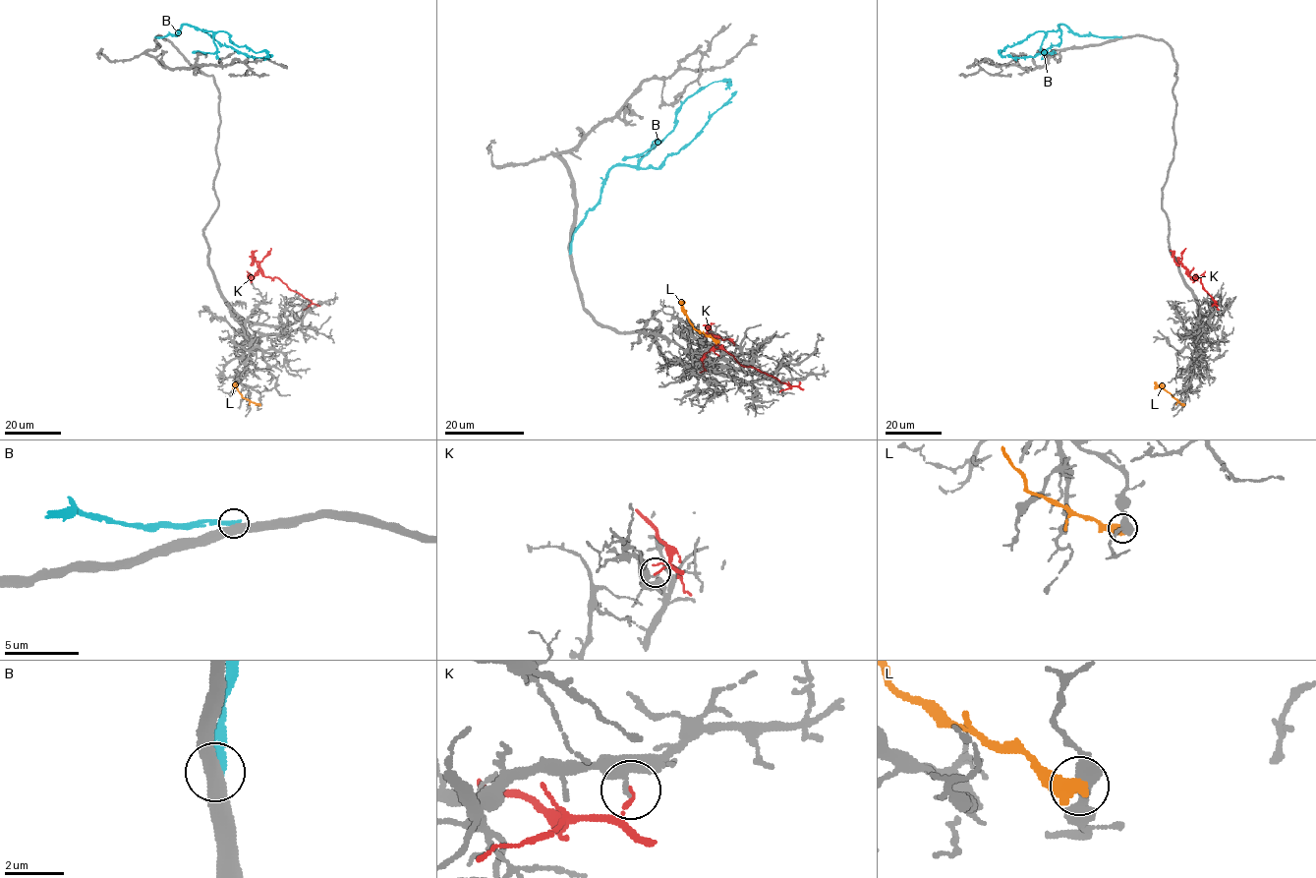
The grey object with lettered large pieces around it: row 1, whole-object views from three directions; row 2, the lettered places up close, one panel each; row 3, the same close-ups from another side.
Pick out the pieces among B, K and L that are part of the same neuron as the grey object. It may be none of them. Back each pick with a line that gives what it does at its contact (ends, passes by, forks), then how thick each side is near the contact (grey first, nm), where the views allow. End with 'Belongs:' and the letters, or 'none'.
Belongs: none

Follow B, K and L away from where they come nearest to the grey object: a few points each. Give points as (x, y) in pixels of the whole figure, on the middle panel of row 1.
B: (569, 252), (572, 232), (599, 202), (612, 167), (636, 166), (697, 92), (724, 81), (725, 89)
K: (800, 381), (789, 385), (744, 366), (710, 334), (708, 327), (715, 323)
L: (718, 341), (700, 333), (693, 326), (681, 305), (683, 301)

